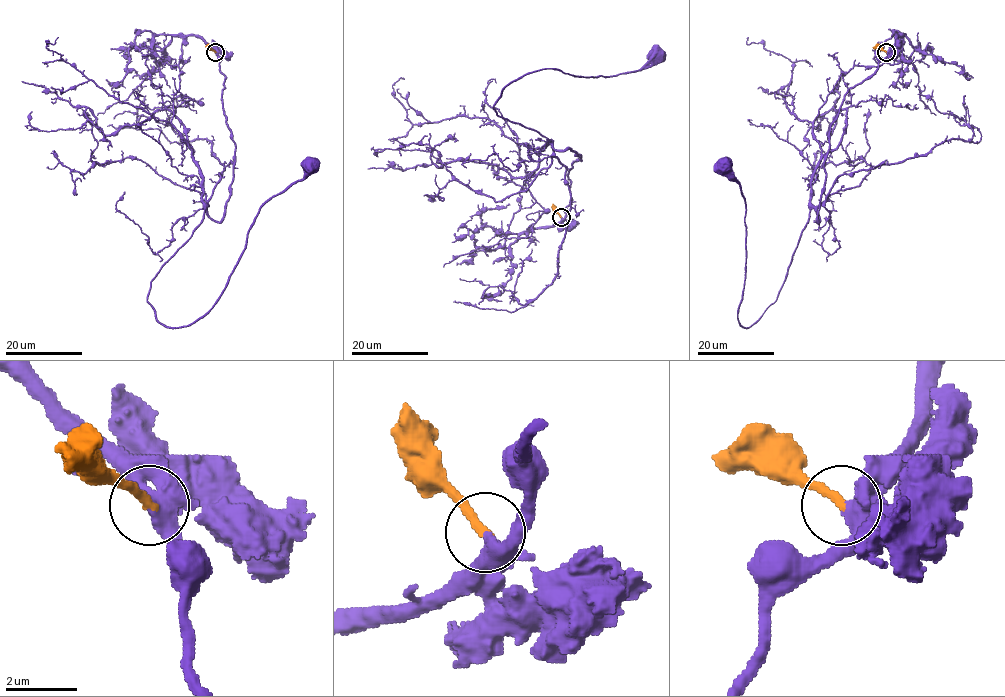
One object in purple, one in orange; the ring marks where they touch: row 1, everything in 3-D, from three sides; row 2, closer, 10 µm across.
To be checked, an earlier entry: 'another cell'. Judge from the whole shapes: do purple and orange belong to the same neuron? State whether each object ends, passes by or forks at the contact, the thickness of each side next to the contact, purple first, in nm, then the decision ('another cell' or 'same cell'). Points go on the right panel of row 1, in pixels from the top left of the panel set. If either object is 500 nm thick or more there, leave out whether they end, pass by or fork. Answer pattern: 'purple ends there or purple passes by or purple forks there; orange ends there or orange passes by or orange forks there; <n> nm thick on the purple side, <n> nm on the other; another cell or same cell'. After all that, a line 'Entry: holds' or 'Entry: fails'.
purple forks there; orange ends there; 420 nm thick on the purple side, 280 nm on the other; same cell
Entry: fails

